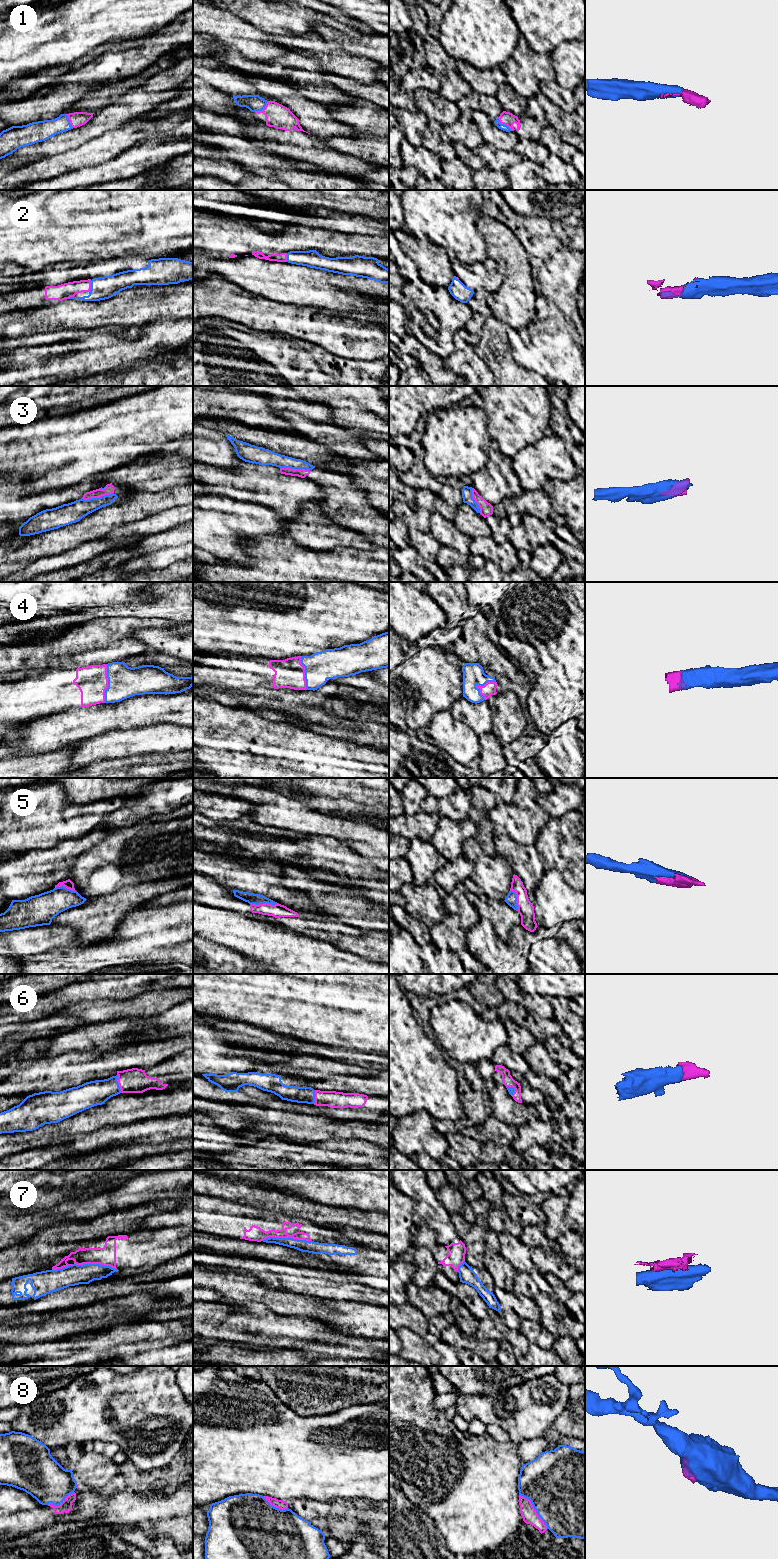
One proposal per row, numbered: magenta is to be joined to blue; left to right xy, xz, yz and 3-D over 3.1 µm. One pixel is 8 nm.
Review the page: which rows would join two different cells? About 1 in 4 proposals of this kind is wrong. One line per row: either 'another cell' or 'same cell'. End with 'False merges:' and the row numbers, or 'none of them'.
1: same cell
2: same cell
3: same cell
4: same cell
5: same cell
6: same cell
7: another cell
8: same cell
False merges: 7

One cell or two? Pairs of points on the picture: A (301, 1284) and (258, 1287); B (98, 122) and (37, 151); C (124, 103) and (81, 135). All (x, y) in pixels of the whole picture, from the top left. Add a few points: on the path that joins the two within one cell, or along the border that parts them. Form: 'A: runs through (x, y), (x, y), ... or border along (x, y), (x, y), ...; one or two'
A: border along (282, 1288), (305, 1294); two
B: runs through (83, 134), (52, 146); one
C: runs through (113, 114), (92, 129); one

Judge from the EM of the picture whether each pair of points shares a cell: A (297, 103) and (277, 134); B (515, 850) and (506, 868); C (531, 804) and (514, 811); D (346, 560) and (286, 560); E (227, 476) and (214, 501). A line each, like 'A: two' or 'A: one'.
A: two
B: two
C: two
D: one
E: two

